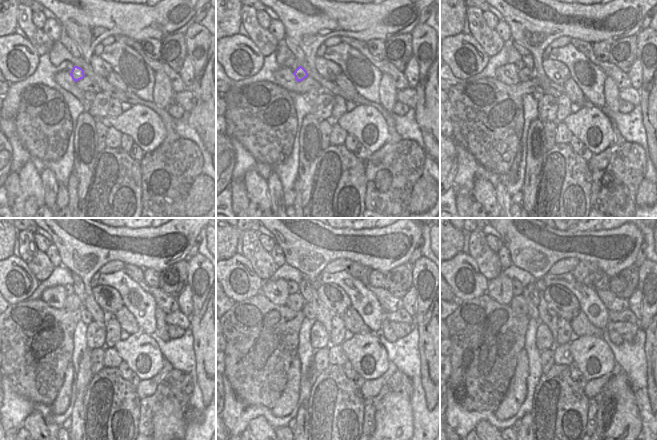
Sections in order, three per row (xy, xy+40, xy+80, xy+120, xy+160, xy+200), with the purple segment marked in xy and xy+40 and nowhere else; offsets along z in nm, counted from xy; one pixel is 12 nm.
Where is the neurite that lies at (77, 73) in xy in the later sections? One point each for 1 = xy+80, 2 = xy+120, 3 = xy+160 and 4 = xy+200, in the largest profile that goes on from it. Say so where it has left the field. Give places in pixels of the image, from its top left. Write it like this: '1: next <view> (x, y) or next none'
1: next xy+80 (525, 74)
2: next xy+120 (72, 302)
3: next xy+160 (296, 302)
4: next xy+200 (518, 303)

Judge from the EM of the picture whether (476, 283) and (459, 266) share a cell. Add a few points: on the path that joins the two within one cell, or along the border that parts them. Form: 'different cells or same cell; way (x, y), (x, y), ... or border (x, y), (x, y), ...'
same cell; way (474, 278), (464, 270)

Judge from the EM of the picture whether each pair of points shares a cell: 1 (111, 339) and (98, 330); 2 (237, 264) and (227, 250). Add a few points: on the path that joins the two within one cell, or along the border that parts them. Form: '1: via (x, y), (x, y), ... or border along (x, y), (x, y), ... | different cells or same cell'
1: border along (104, 323), (106, 331), (105, 346) | different cells
2: border along (236, 253), (226, 259) | different cells

